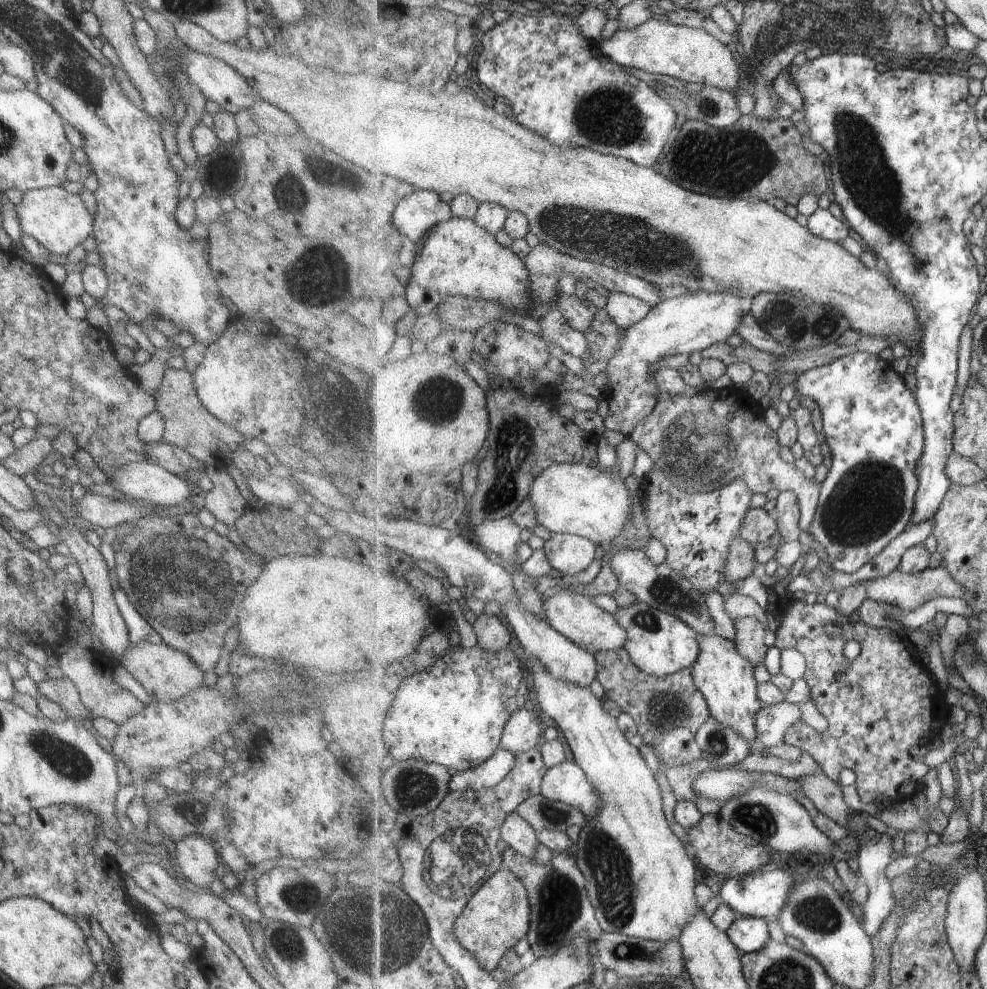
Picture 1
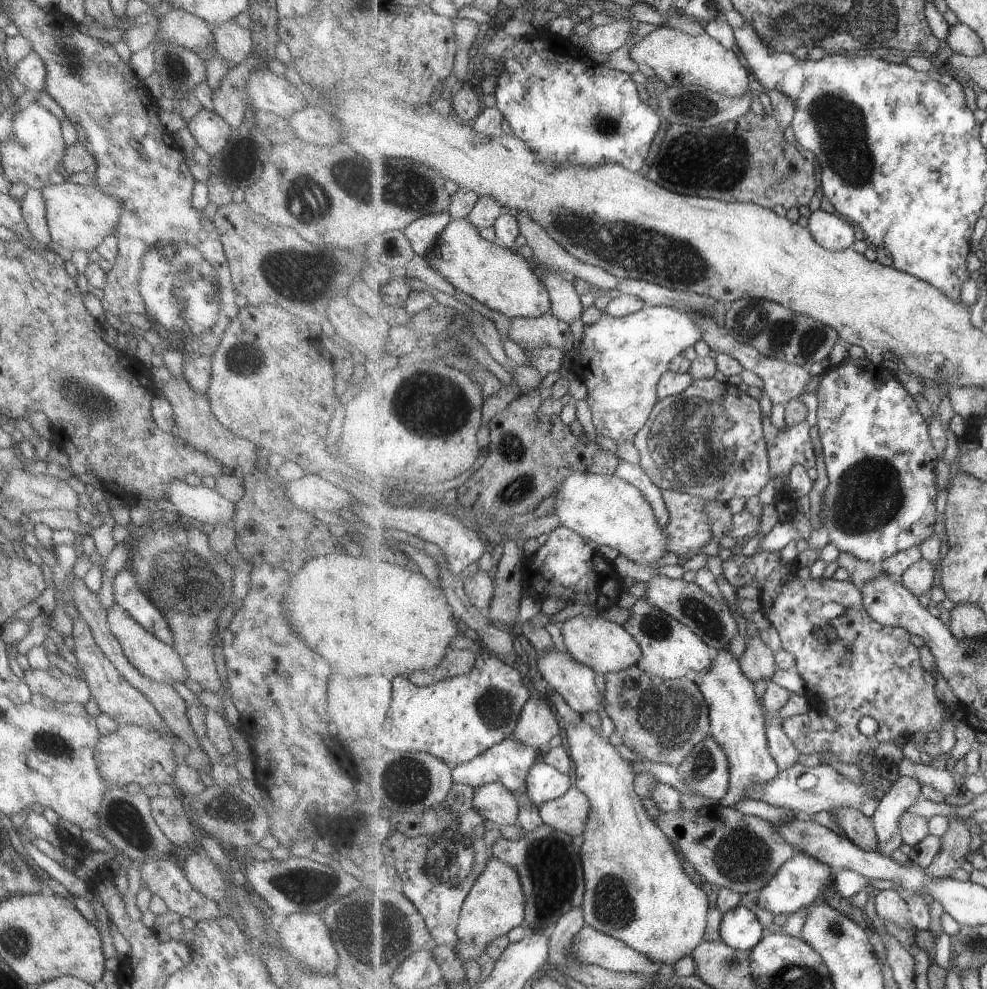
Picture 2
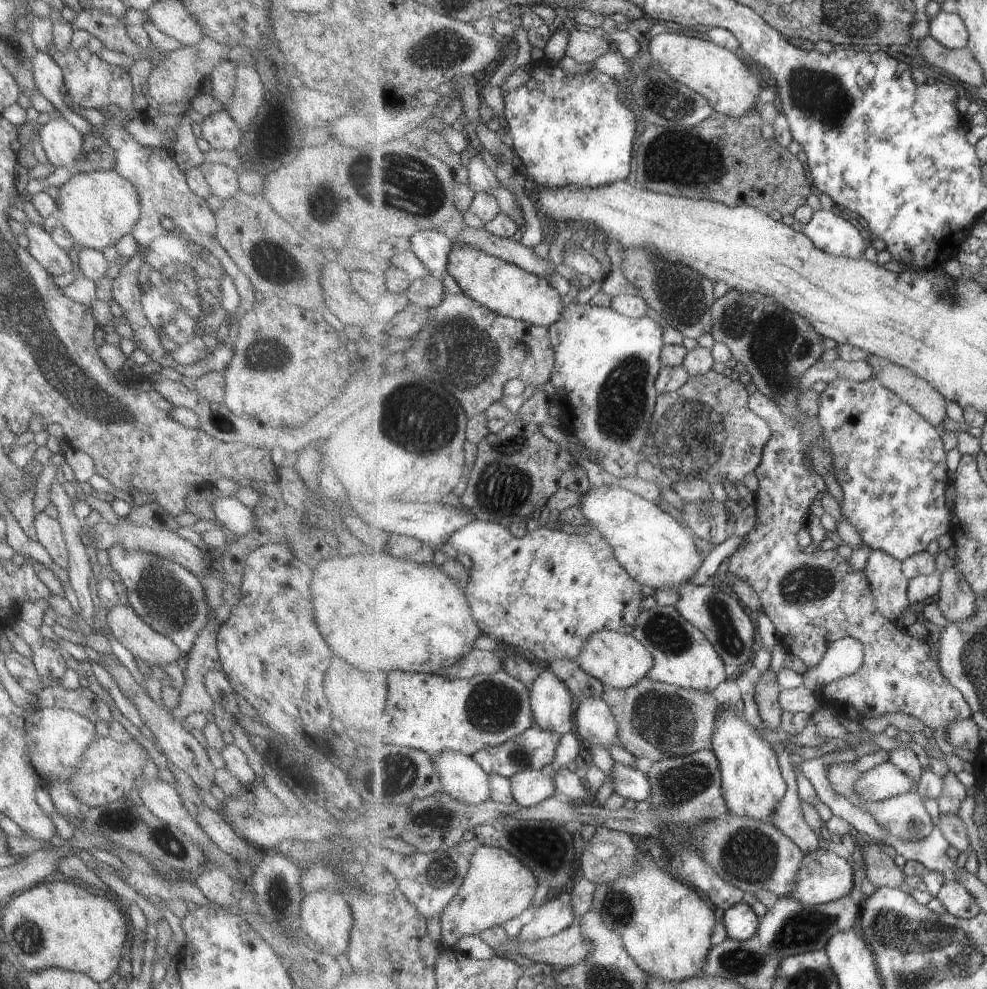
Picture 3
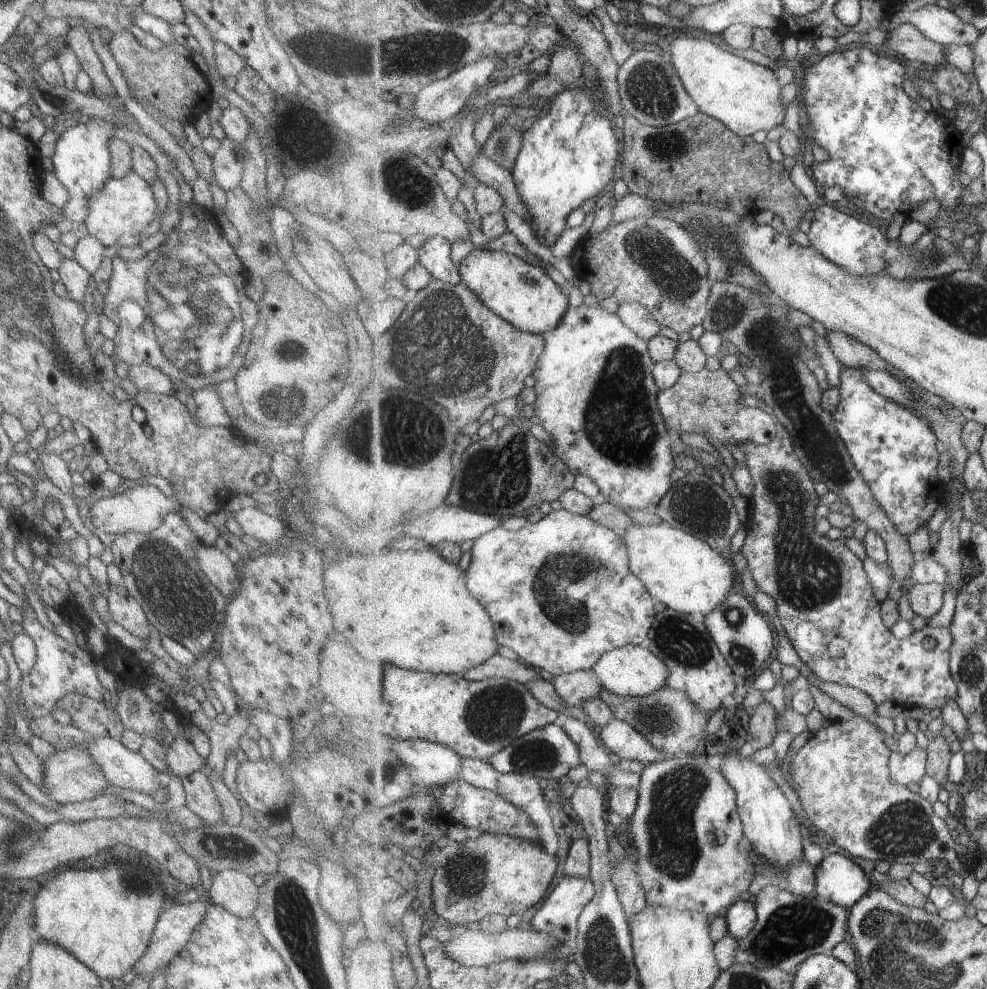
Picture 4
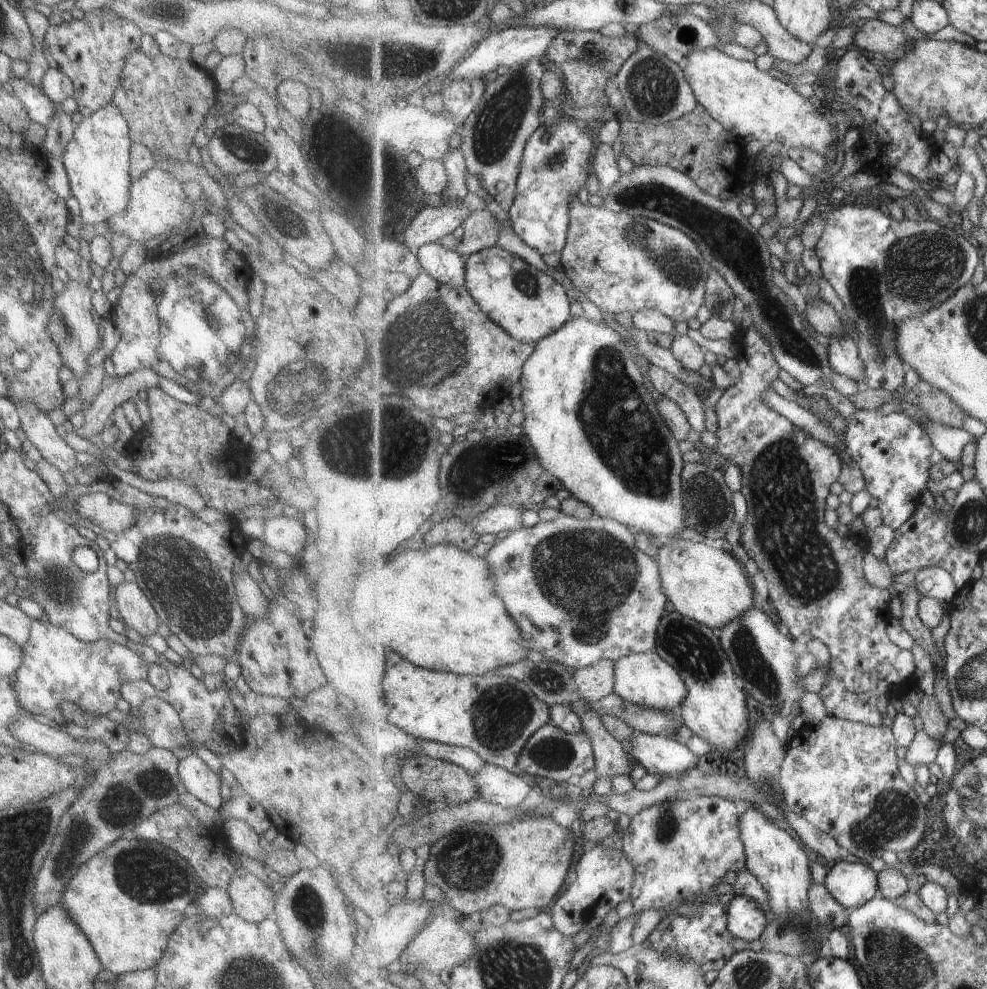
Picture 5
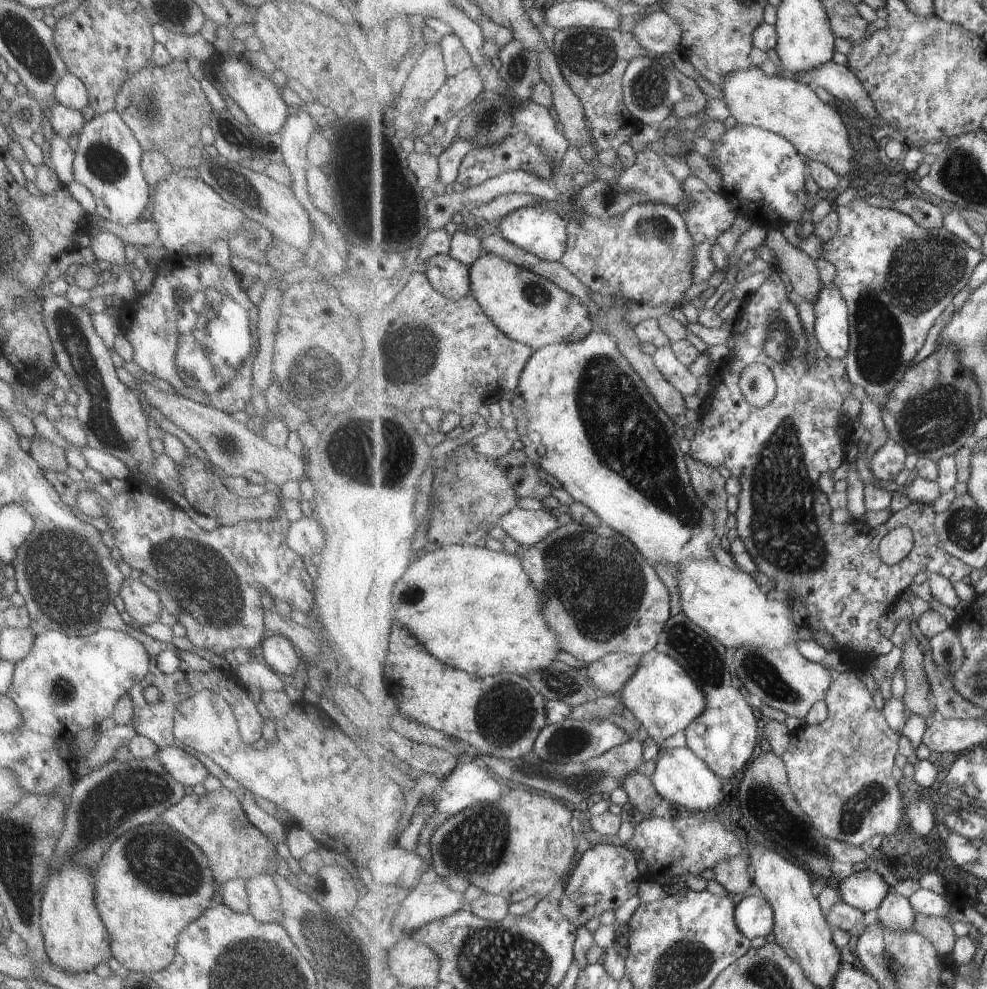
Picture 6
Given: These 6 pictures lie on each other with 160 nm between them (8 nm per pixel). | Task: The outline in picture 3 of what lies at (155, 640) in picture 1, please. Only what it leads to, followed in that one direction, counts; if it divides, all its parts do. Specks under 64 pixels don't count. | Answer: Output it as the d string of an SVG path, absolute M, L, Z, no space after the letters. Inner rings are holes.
M121 545L106 549L109 567L127 591L127 605L147 626L169 638L185 656L197 633L205 626L208 608L198 576L153 552L127 550Z

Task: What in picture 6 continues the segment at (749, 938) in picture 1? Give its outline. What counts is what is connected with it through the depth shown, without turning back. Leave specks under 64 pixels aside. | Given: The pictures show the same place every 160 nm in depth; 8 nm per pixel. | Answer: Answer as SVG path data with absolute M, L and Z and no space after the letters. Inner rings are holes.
M750 893L738 902L736 923L750 939L769 936L774 931L775 911L763 894Z

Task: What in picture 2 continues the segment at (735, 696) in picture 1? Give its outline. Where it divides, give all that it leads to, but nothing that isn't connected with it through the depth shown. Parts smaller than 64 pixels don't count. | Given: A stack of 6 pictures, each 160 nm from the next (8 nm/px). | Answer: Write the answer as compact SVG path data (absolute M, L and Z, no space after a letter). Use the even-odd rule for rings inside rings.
M730 651L715 652L712 669L692 677L708 702L711 738L723 748L730 764L730 785L720 804L734 807L743 799L749 799L746 795L751 788L767 785L781 772L770 750L764 709L755 694L754 682L743 672L740 659L735 658Z

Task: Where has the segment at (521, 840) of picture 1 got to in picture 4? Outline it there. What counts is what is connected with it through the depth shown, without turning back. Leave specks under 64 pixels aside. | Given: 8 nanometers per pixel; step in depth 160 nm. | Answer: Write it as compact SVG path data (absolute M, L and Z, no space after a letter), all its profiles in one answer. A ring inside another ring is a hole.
M393 740L392 752L409 771L420 790L446 785L460 776L462 758L452 748L445 745L420 740Z

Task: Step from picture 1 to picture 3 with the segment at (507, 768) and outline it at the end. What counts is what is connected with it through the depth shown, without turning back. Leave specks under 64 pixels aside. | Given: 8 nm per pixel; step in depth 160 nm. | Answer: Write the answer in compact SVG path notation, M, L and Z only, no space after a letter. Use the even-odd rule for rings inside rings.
M533 725L524 733L510 738L507 742L499 746L475 753L472 758L481 765L481 768L483 768L488 775L496 774L511 778L515 776L515 774L527 769L551 772L556 767L555 752L557 752L559 740L561 740L559 733L541 728L539 725Z

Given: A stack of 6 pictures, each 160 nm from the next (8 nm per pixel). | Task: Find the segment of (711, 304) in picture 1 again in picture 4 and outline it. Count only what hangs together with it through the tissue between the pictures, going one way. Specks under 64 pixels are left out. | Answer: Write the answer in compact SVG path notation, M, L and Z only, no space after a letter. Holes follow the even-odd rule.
M580 305L579 307L569 307L568 313L565 314L561 325L556 329L550 330L544 334L546 347L541 355L539 366L537 366L534 376L534 392L536 400L533 403L534 412L544 428L552 439L552 451L561 460L565 461L568 468L574 471L577 475L589 476L598 486L601 498L605 496L607 502L615 504L619 510L629 508L633 514L637 514L637 510L645 512L643 516L648 517L651 513L656 512L656 508L661 504L669 489L673 486L673 470L675 470L675 462L673 462L673 438L675 435L670 431L666 418L658 405L658 395L660 390L656 385L656 380L653 376L653 367L656 362L648 349L648 341L642 339L633 329L629 328L619 314L610 314L601 307L587 307Z

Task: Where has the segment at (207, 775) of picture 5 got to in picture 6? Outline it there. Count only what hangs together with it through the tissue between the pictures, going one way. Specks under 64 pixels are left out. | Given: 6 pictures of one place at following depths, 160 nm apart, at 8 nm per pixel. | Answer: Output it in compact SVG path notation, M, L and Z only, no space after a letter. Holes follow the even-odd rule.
M166 746L155 751L154 756L165 772L183 786L193 786L203 782L208 772L193 755L174 746Z

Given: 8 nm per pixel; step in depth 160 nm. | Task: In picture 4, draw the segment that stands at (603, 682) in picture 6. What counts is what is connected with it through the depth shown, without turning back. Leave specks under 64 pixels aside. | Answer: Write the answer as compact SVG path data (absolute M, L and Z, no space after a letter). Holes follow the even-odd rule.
M593 669L552 676L550 679L568 707L584 705L593 698L599 699L605 690Z

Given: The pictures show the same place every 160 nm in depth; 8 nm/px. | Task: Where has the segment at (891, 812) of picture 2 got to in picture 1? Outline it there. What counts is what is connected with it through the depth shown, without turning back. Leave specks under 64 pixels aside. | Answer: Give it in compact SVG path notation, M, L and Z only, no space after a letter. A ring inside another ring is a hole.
M891 833L878 834L875 838L871 838L866 844L861 845L861 852L859 852L859 876L869 889L868 899L862 906L863 926L871 938L875 938L875 934L879 934L885 920L891 916L891 912L896 908L895 894L893 894L893 886L891 886L892 880L887 876L887 866L894 861L891 858L893 853L893 836Z

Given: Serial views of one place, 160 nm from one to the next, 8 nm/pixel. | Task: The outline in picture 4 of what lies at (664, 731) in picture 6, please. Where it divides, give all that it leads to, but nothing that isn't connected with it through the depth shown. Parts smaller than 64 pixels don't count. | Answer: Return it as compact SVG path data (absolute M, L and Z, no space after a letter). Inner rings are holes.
M624 646L608 653L605 653L597 666L593 670L599 675L605 689L621 695L622 697L646 697L657 692L659 689L667 686L667 681L670 678L670 670L664 660L661 660L653 651L645 646Z

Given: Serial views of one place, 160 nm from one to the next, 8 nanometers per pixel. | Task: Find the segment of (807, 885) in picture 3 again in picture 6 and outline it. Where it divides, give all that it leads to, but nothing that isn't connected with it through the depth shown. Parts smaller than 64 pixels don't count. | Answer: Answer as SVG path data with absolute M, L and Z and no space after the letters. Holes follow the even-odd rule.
M863 869L843 878L839 884L841 900L865 913L877 911L889 896L892 886L873 869Z

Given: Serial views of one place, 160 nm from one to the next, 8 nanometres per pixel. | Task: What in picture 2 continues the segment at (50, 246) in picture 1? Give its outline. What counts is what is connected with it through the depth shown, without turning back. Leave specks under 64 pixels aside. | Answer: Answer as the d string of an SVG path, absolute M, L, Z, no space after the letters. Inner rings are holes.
M70 181L54 186L48 184L39 190L39 194L43 198L45 228L49 240L68 251L93 251L102 241L110 238L117 224L117 216L119 216L117 202L107 194L103 194L94 182L81 185Z

